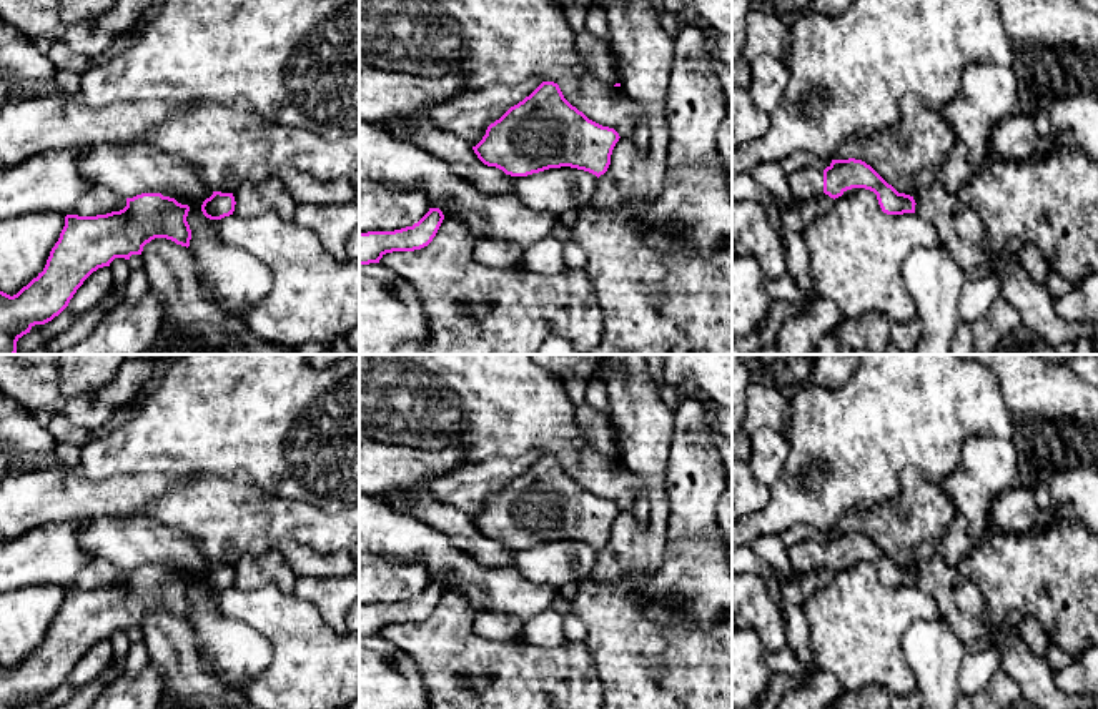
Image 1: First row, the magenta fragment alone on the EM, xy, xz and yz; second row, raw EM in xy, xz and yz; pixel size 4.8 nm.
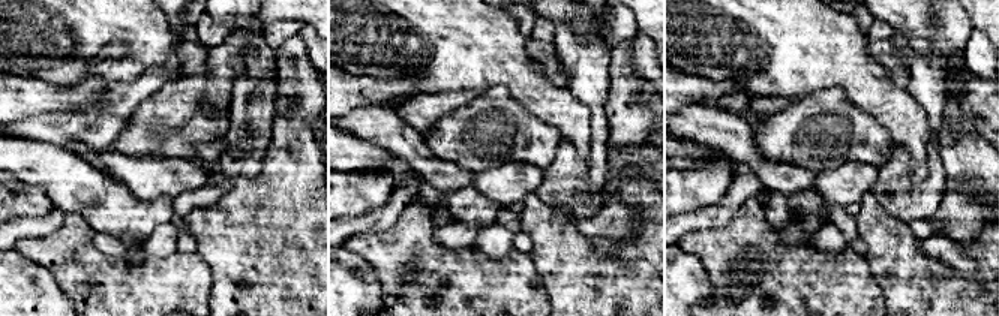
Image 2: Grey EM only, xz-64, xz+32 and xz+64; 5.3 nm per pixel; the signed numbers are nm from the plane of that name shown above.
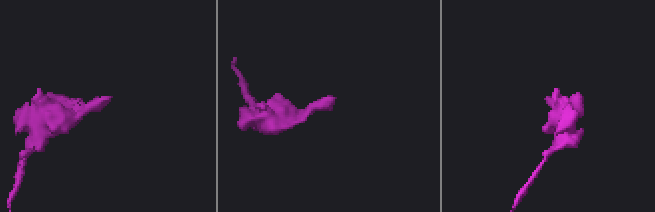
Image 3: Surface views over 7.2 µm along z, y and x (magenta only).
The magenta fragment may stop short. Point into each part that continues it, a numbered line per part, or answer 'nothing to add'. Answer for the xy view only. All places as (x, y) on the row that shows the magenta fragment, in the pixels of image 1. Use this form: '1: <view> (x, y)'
nothing to add

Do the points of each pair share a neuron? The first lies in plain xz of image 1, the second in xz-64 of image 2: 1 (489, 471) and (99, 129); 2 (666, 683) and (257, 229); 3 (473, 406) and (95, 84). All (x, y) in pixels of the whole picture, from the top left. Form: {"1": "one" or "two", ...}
{"1": "one", "2": "one", "3": "two"}

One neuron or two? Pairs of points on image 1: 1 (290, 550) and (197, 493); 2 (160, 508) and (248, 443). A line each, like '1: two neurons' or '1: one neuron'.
1: two neurons
2: two neurons

